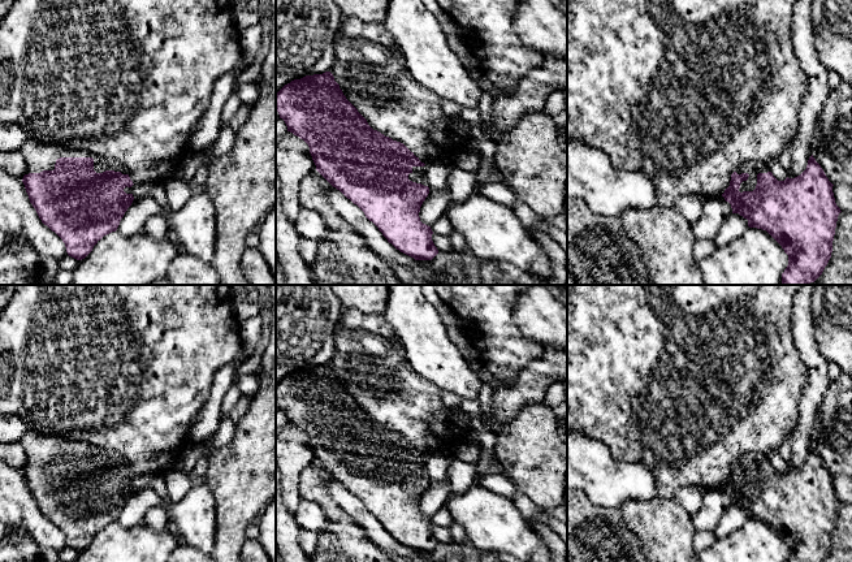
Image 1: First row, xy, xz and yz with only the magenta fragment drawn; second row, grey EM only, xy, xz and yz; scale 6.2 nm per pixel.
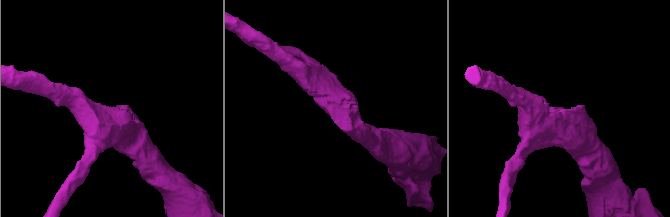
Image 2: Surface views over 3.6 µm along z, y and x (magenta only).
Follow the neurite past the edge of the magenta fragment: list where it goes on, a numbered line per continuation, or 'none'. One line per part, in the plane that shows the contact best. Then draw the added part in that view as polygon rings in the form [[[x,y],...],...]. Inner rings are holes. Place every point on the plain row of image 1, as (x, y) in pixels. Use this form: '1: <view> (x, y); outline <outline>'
1: xy (39, 448); outline [[[30,428],[26,431],[20,444],[26,454],[26,466],[53,462],[56,451],[60,449],[92,449],[94,462],[96,464],[114,462],[127,466],[126,459],[117,451],[101,449],[88,442],[39,433]]]

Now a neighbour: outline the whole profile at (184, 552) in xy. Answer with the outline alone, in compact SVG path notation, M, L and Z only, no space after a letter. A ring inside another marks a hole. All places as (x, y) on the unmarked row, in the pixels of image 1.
M178 544L178 546L169 555L168 562L215 562L207 553L189 544Z

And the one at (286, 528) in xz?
M276 461L276 544L282 562L311 562L298 541L299 526L280 494L280 468Z

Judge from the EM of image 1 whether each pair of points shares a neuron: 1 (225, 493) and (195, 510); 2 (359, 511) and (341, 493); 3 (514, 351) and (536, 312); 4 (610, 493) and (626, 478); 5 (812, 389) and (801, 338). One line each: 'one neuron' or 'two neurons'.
1: two neurons
2: one neuron
3: two neurons
4: one neuron
5: one neuron

